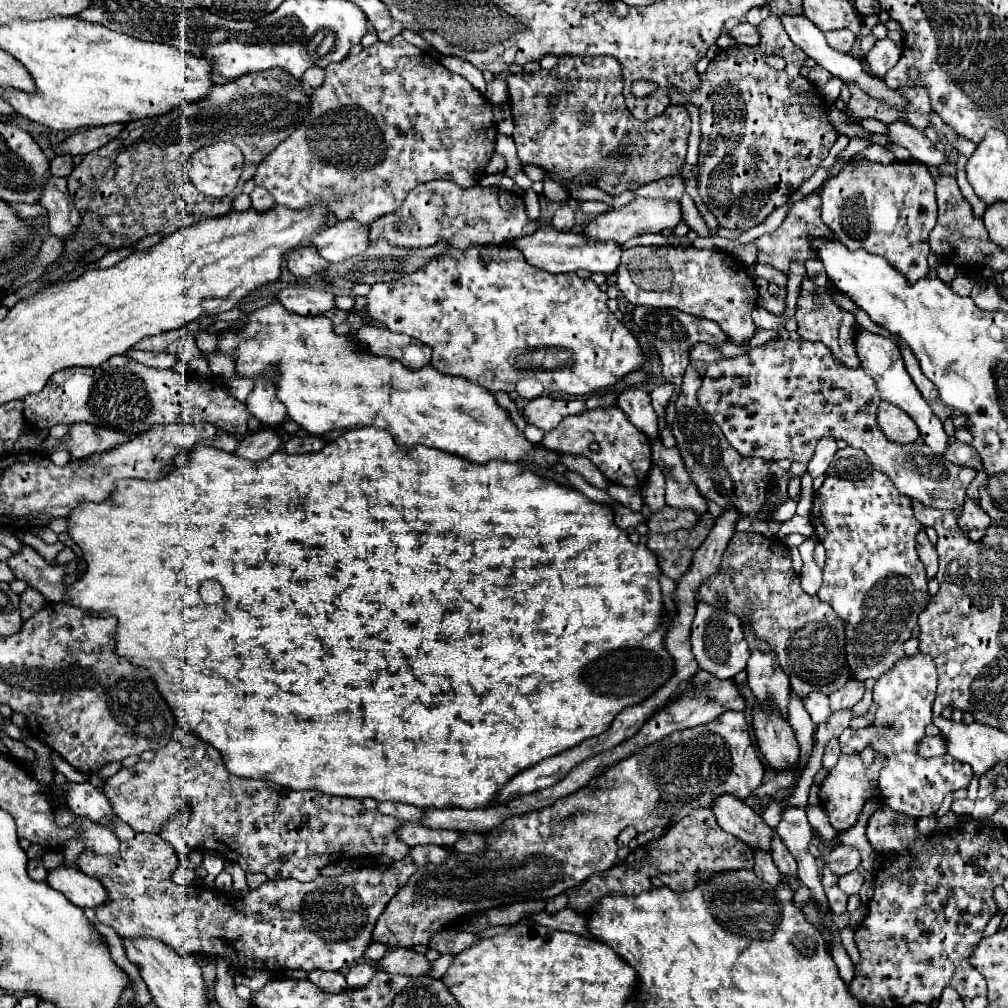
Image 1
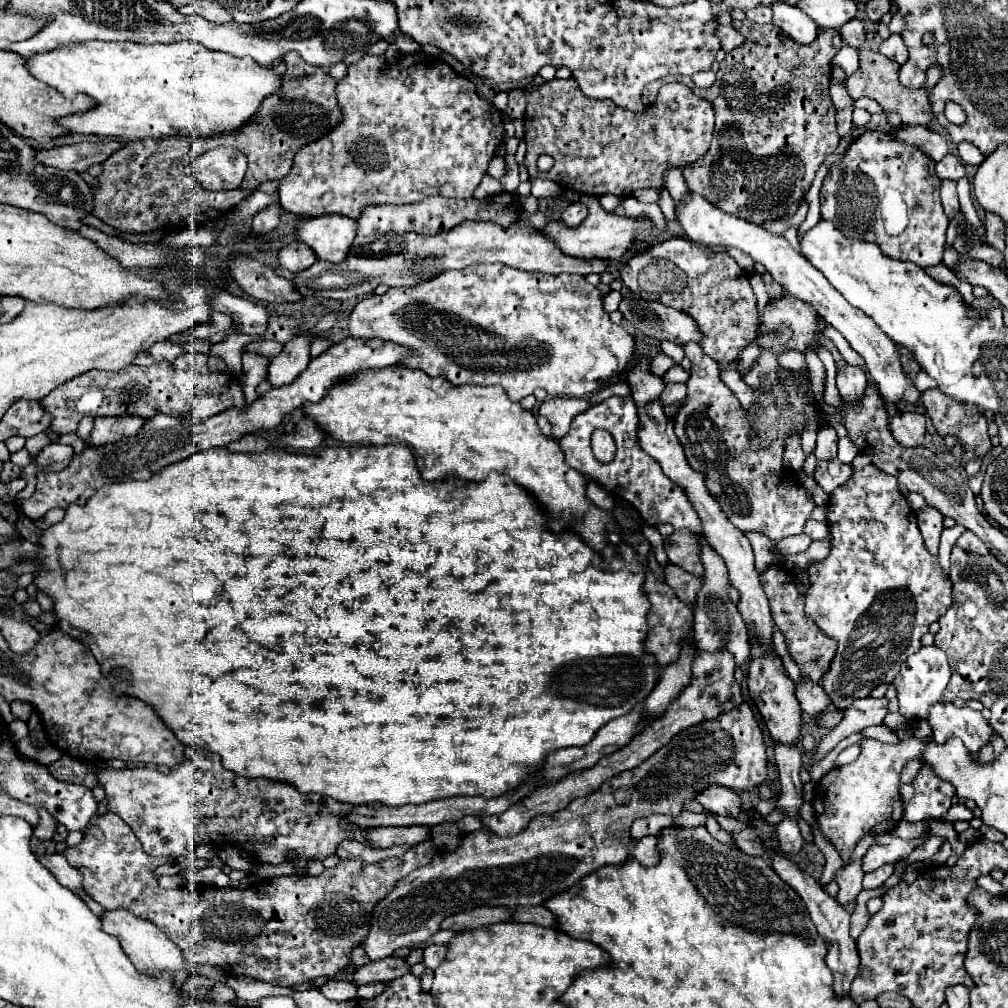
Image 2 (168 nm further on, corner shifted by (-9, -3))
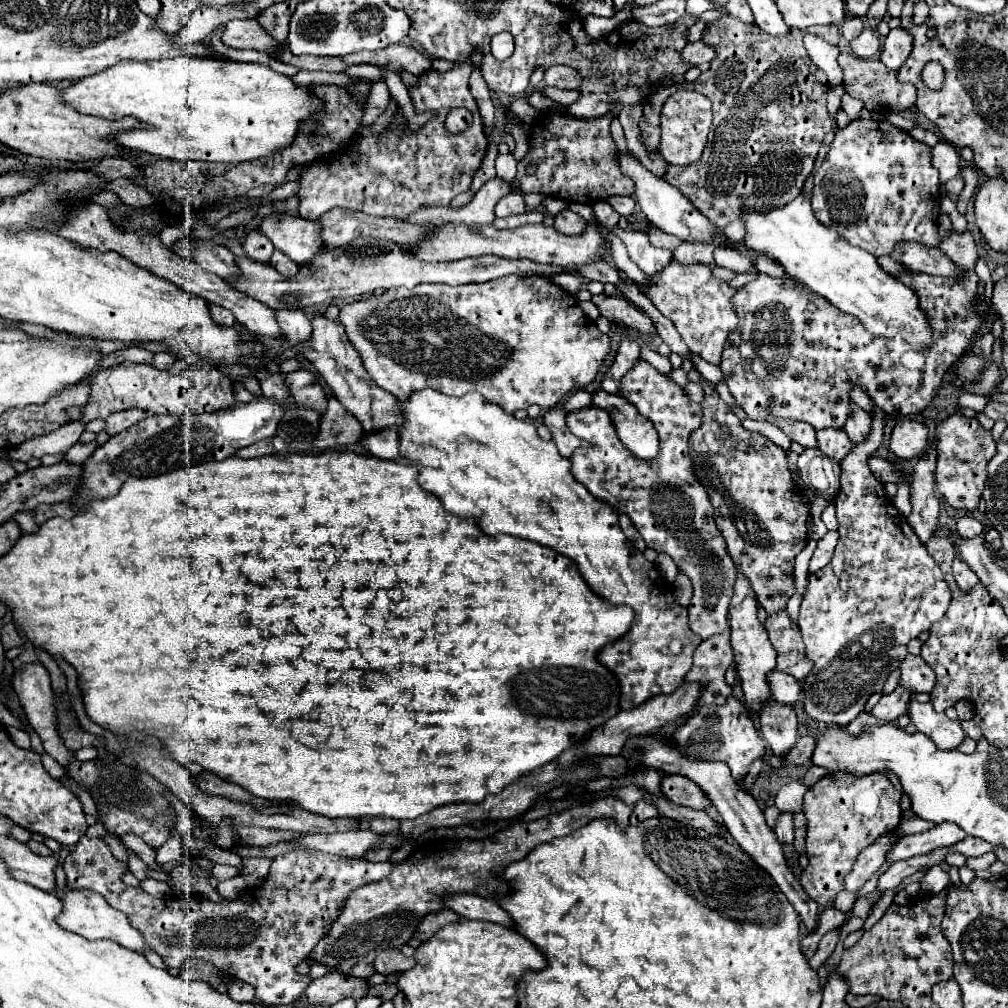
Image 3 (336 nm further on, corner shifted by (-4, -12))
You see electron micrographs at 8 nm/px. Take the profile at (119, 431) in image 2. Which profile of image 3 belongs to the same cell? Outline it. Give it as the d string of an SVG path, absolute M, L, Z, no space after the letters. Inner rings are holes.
M129 409L129 411L119 411L119 413L113 413L107 417L107 431L111 435L117 435L121 431L127 431L131 425L147 419L149 413L145 411L137 411L137 409Z

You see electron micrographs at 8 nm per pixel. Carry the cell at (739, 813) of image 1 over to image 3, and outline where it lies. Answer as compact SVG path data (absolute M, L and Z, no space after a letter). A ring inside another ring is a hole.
M663 775L661 777L661 791L663 795L677 803L677 805L685 805L685 807L693 807L693 809L707 809L711 803L709 799L703 795L703 791L691 783L691 779L681 777L681 775Z

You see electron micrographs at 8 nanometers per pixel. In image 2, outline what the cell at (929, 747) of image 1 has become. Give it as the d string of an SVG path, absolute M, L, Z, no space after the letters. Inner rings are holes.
M910 736L900 744L882 744L878 740L862 740L862 752L856 762L832 768L818 784L814 792L814 810L818 824L828 840L834 842L844 862L848 862L850 852L856 842L866 834L890 832L904 814L904 804L900 798L900 770L902 766L916 758L922 760L922 750L926 750L926 738Z

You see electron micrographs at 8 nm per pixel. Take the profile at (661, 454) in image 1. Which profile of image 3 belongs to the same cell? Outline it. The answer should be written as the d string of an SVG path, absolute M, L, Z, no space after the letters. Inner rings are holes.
M595 389L591 395L591 405L605 409L609 417L613 419L613 425L617 427L617 435L623 441L629 451L641 459L653 459L659 451L659 435L645 419L635 411L629 401L625 401L621 395L611 395L601 389Z

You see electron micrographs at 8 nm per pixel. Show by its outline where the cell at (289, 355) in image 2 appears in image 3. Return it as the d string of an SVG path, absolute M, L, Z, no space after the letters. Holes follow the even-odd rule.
M277 309L275 311L275 319L277 319L283 335L287 337L287 341L291 345L299 345L299 343L309 339L309 335L311 335L311 321L307 319L307 315L303 311Z

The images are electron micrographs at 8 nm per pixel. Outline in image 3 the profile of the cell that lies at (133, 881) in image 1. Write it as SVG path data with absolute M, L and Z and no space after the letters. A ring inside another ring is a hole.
M83 835L77 843L75 853L71 853L65 859L63 869L67 873L69 887L93 889L101 893L111 907L125 913L133 929L141 931L143 939L147 939L149 947L155 949L155 953L163 959L163 963L169 969L181 969L185 959L189 957L211 961L225 977L239 977L251 983L257 989L257 997L255 997L257 1003L277 1007L277 1005L293 1003L309 985L311 979L299 975L295 967L297 963L309 957L313 945L317 945L317 941L325 935L325 931L337 919L337 915L341 913L343 899L353 889L367 885L371 881L379 881L383 875L387 875L387 871L383 871L383 867L387 865L391 863L369 863L363 859L347 859L347 857L329 855L323 851L293 851L293 853L275 857L267 879L261 885L249 887L239 899L215 903L205 897L203 899L195 897L195 901L191 901L191 909L183 909L181 901L177 899L157 899L157 897L147 895L141 887L125 885L121 881L121 875L127 871L127 867L111 855L103 839L89 839L87 835Z

